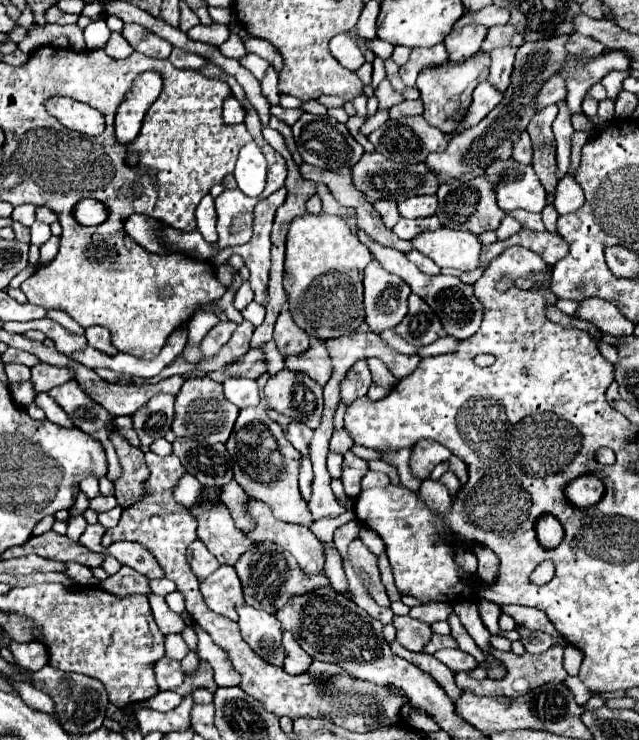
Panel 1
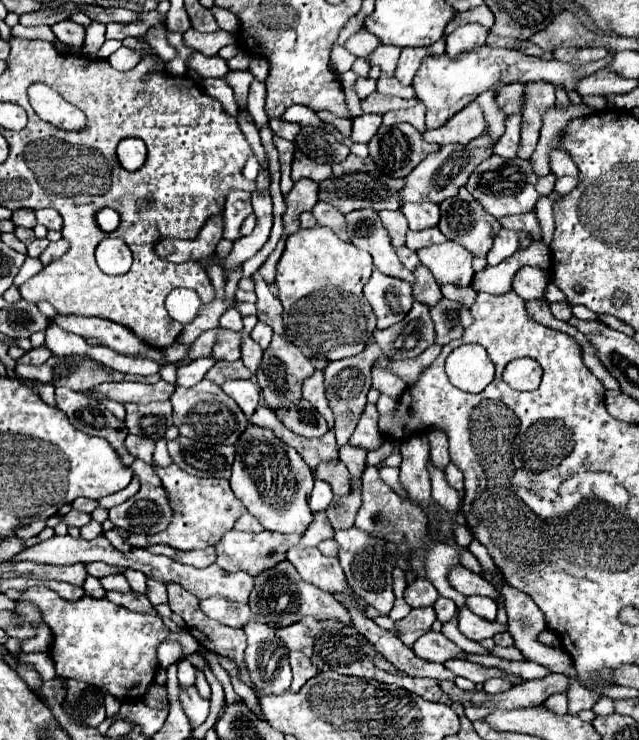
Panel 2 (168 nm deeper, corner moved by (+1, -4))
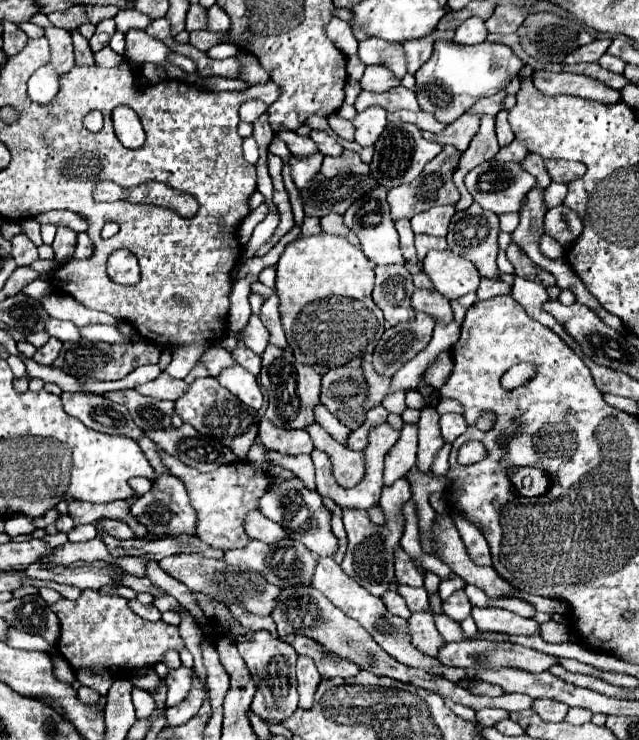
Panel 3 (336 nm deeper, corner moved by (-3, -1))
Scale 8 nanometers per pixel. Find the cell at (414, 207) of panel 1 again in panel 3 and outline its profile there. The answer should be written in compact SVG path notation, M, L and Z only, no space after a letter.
M439 205L431 207L429 211L417 213L411 219L411 227L415 233L429 233L429 235L439 235L443 237L447 233L447 225L455 213L453 205Z

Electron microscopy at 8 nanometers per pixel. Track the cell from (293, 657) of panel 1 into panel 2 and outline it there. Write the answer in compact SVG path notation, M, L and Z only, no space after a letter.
M291 652L291 654L289 654L289 662L291 662L291 668L293 668L291 692L299 692L309 678L317 676L319 670L311 664L311 660L309 660L303 652Z

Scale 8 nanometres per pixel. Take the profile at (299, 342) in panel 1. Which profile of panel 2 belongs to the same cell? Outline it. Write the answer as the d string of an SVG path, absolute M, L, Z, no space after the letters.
M273 336L269 348L263 352L263 360L255 372L257 376L257 384L263 390L263 398L265 398L265 408L269 410L279 410L279 408L291 408L291 404L295 404L295 400L301 400L301 386L303 380L313 376L315 368L311 364L309 358L303 356L303 352L293 346L291 342L287 342L281 336Z

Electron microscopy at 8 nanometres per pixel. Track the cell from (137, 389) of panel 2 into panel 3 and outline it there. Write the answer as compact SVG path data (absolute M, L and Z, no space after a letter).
M161 373L157 379L137 385L135 391L139 391L141 395L153 397L153 399L169 399L169 401L177 401L187 389L187 383L181 379L173 379L165 373Z

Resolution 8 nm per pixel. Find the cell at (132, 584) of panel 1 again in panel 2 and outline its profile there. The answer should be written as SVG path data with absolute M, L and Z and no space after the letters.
M107 592L105 596L107 600L111 600L117 606L123 606L127 610L133 612L141 612L141 614L155 614L153 604L147 600L147 596L141 596L137 592L129 592L129 594L119 594L119 592Z

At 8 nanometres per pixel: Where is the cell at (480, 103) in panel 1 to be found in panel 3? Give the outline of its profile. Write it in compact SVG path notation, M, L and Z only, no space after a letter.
M463 113L457 121L447 125L439 135L433 133L423 133L425 139L439 141L441 145L455 145L459 151L465 151L473 139L473 135L479 131L479 121L481 117L477 113Z

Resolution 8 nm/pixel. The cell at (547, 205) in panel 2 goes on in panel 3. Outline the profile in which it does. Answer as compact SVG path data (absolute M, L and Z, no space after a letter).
M551 235L541 237L539 243L541 243L541 245L539 245L541 253L543 253L545 257L549 257L549 259L559 259L559 257L563 257L563 253L565 253L563 245L559 245L559 241L555 241Z

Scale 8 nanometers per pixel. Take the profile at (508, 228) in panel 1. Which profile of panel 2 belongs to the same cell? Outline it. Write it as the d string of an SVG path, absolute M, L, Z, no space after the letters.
M501 228L499 234L495 236L495 244L493 244L493 248L491 248L489 254L487 254L487 262L489 262L489 266L499 264L499 262L503 262L505 258L509 258L511 254L515 254L517 246L519 246L517 232Z

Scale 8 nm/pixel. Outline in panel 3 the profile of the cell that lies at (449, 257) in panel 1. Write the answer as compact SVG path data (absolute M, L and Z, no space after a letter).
M451 249L429 251L423 259L423 271L429 273L433 287L449 299L477 291L481 281L475 265Z

